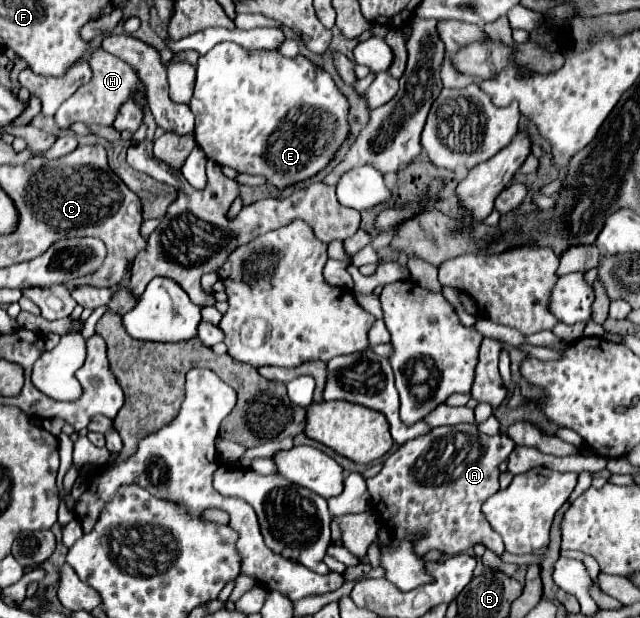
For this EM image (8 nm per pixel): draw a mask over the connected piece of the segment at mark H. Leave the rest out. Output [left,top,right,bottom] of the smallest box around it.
[54,47,146,131]

